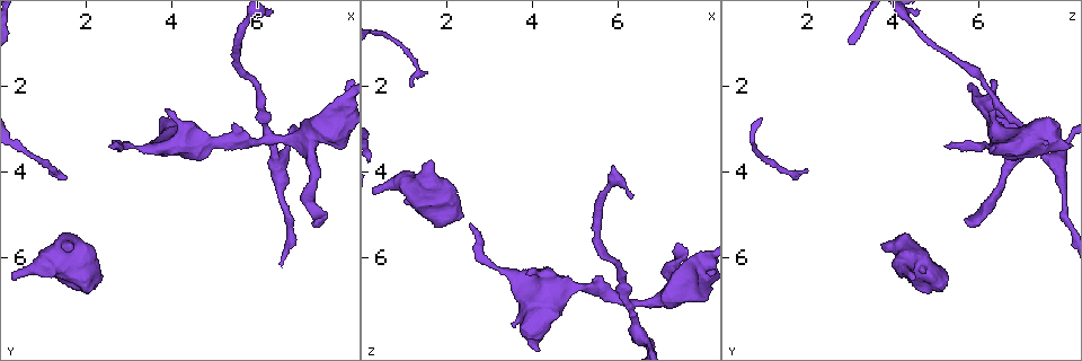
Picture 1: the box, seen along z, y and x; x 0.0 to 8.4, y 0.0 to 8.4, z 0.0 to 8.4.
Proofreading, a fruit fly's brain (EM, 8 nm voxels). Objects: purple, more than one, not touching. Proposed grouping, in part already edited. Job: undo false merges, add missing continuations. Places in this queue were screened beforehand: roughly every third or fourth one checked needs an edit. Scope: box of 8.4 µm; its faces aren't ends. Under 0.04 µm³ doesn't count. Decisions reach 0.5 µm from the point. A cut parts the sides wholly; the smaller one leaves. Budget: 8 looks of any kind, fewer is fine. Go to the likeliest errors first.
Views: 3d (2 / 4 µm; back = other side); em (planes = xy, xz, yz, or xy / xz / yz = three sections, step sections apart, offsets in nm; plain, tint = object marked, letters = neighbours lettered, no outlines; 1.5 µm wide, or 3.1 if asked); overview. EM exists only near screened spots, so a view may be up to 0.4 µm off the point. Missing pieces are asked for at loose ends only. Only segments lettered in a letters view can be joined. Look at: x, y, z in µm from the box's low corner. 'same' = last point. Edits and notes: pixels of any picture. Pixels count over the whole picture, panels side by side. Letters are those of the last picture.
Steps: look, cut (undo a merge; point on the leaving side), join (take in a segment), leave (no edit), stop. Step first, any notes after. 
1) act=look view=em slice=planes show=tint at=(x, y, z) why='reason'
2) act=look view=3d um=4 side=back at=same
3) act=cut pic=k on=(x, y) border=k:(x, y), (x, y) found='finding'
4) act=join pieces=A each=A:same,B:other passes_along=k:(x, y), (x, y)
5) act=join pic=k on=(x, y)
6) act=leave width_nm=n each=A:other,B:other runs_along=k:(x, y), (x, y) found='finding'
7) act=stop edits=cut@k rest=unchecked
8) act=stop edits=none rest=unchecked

act=look view=3d um=2 at=(6.15, 3.20, 7.05) why='calibre changes'

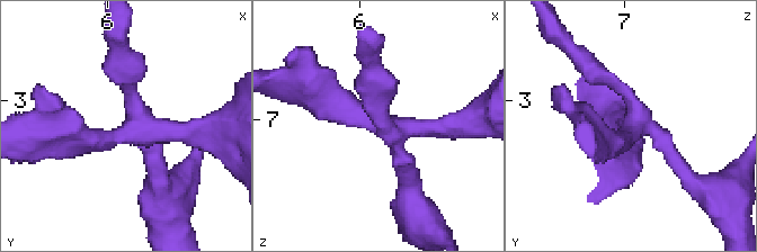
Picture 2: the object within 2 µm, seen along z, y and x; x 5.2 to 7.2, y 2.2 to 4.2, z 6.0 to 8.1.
act=look view=em slice=planes show=tint at=(6.22, 3.20, 7.10) arms=4

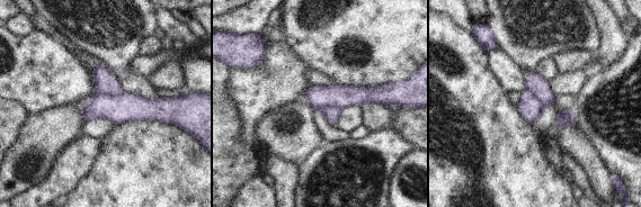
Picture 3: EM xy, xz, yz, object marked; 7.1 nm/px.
act=look view=em slice=planes show=letters at=same

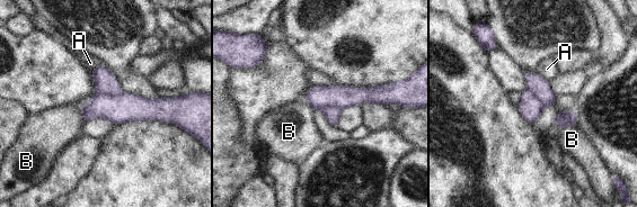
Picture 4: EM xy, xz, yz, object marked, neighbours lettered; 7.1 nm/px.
act=cut pic=4 on=(105, 82) longest_contact=B:150nm each=A:other,B:other border=4:(121, 90), (115, 93), (97, 92) found='two neurons meet here'

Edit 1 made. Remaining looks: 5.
act=look view=overview

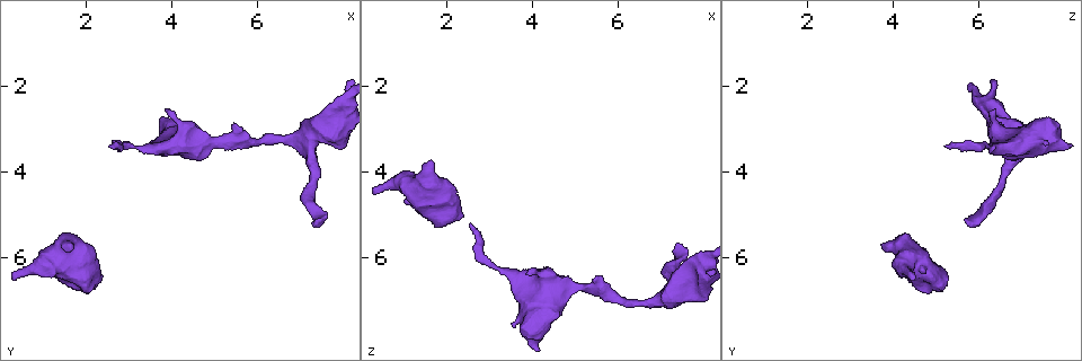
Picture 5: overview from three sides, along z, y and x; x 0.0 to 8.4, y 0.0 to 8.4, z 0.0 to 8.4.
act=look view=em slice=yz step=4 show=letters at=(7.30, 5.15, 5.75) why='an open end'

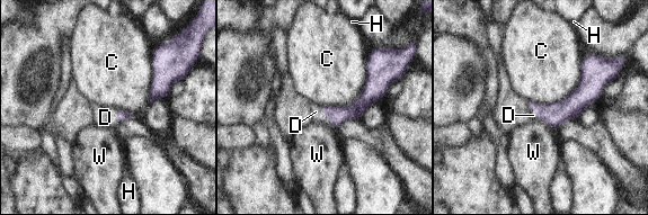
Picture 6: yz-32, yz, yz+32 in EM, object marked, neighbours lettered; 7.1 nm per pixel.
act=look view=em slice=planes show=letters at=same why='another direction'

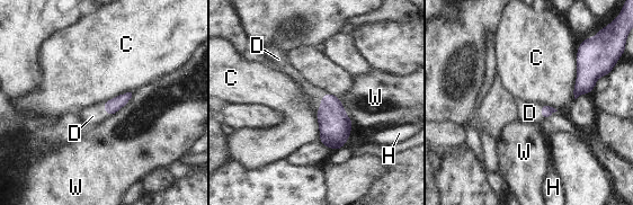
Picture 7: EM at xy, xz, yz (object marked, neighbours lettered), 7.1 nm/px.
act=join pieces=D each=C:other,D:same,H:other,W:other passes_along=7:(335, 126), (320, 101), (317, 94) found='the neuron continues'

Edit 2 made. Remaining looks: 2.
act=look view=em slice=planes show=letters at=(2.35, 6.50, 5.15) why='stops while still wide'

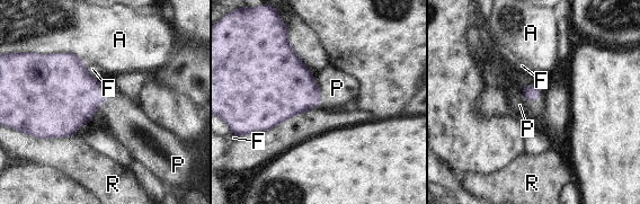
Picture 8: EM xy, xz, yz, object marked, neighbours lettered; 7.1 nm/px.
act=join pieces=P each=A:other,F:other,P:same,R:other found='it goes on there'

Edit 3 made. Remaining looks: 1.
act=stop edits=cut@4,join@7,join@8 rest=unchecked

